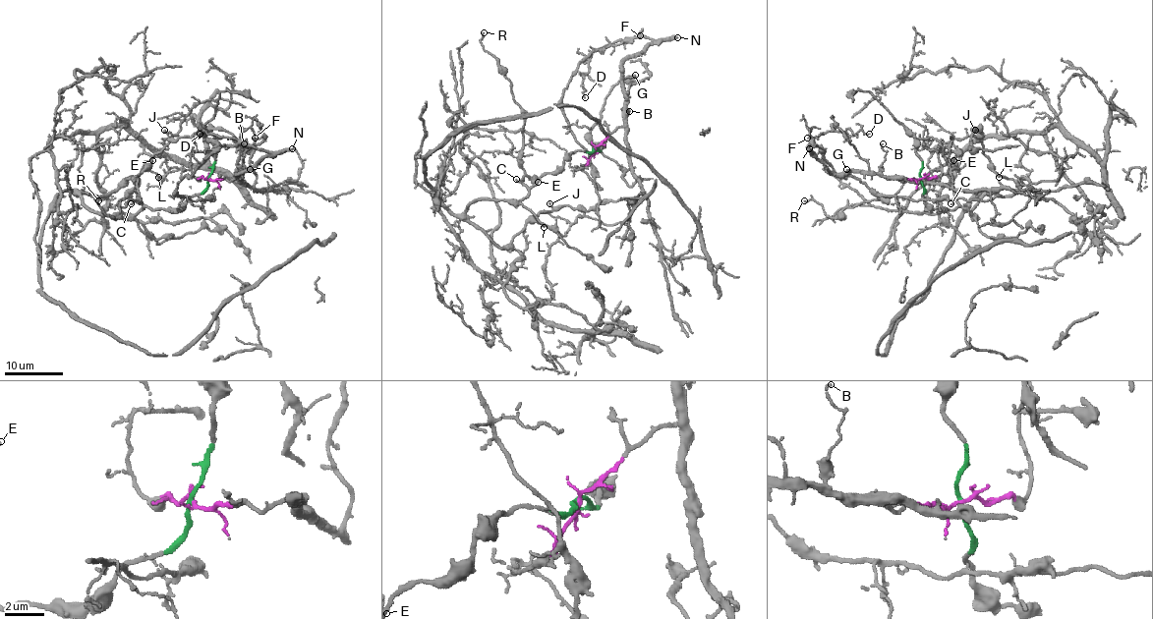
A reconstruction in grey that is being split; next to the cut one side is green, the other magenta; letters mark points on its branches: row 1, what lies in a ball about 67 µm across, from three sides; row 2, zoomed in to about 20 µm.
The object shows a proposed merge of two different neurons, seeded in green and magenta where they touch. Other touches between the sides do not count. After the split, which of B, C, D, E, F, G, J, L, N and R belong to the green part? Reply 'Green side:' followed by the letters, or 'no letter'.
Green side: C, E, J, L, R

